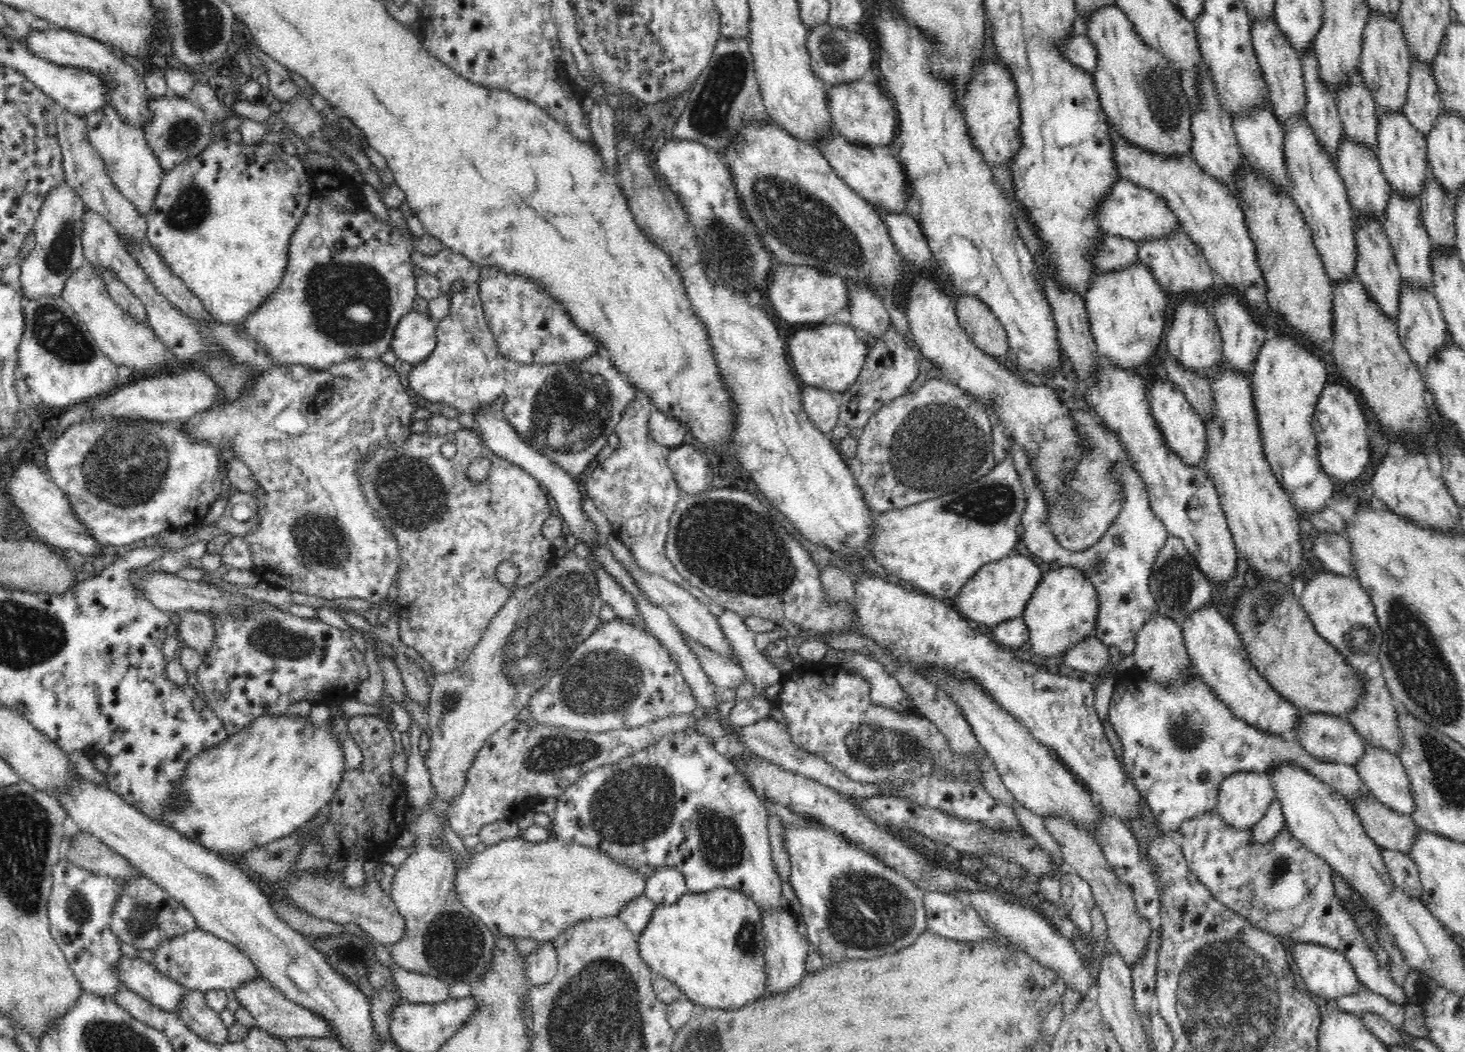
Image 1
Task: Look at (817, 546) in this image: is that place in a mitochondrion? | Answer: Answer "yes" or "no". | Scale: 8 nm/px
no

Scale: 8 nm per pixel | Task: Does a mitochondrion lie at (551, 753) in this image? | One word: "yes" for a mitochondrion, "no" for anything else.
yes

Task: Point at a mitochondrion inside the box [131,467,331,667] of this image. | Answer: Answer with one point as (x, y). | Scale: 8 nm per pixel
(268, 636)

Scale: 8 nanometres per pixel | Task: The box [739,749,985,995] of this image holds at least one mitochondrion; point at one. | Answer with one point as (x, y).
(866, 912)

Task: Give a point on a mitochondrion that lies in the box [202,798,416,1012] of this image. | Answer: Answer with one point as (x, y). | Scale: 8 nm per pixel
(347, 953)

